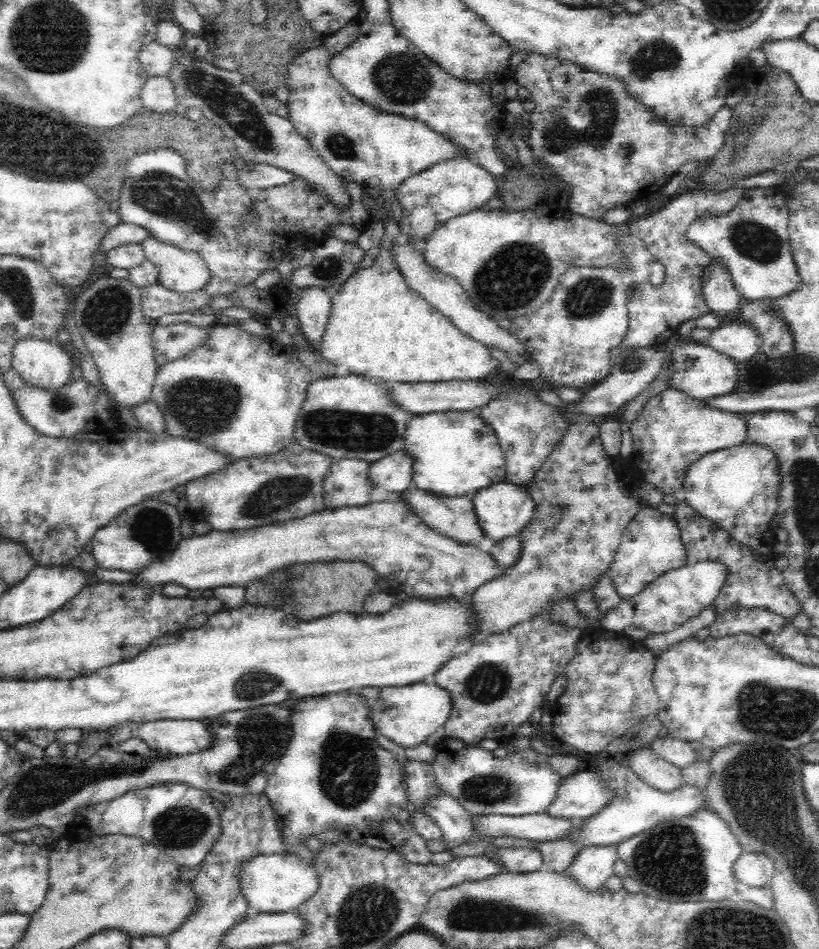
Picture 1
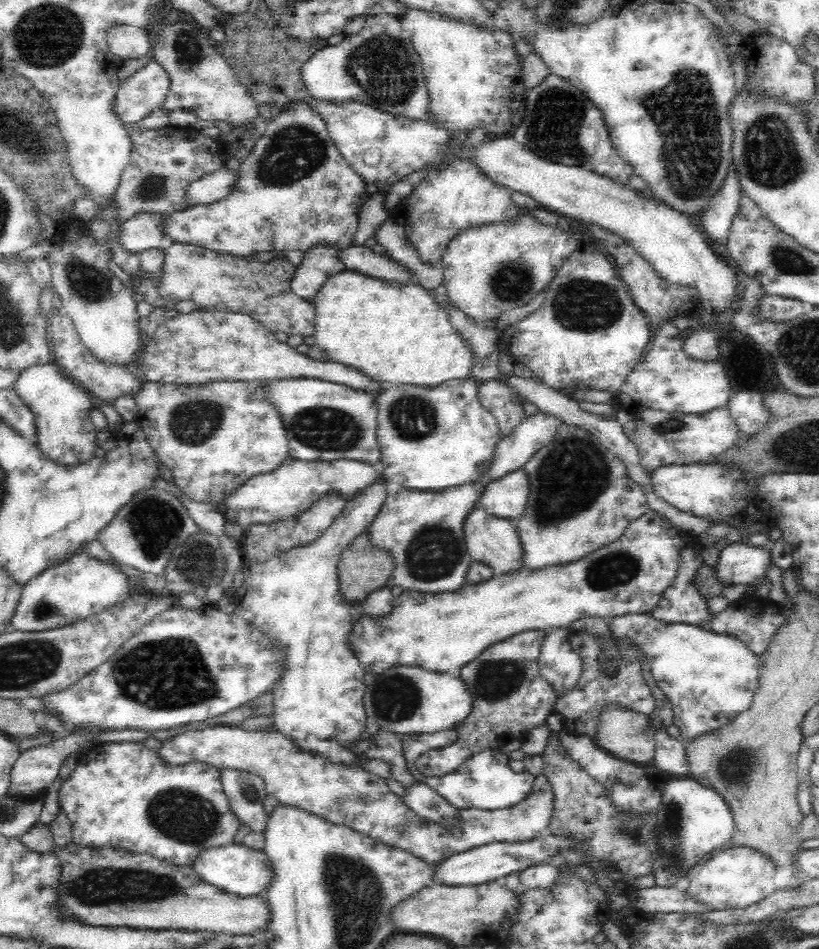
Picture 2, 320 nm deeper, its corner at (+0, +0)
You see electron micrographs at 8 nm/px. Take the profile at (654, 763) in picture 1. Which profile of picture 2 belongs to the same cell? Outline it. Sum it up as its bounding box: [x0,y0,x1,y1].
[595,704,655,765]

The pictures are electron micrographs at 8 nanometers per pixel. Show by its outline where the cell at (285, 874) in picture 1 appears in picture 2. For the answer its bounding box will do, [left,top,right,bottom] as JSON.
[190,843,272,896]

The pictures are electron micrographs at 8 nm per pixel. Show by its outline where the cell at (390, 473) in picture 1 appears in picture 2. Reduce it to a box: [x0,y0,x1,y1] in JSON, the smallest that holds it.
[230,479,388,764]

